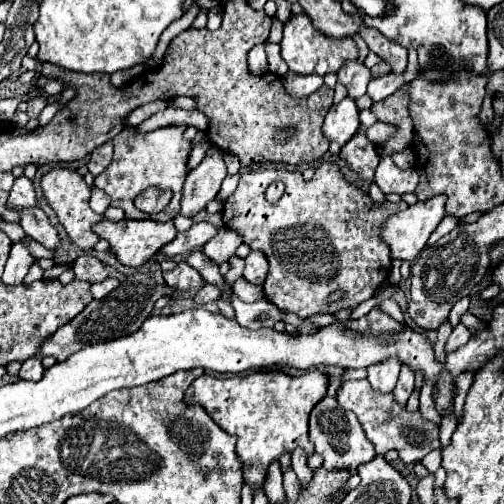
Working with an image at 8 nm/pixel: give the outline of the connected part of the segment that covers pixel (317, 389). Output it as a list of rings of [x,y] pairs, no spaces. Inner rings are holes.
[[[266,371],[230,379],[204,373],[188,387],[184,397],[186,403],[202,403],[226,433],[238,437],[236,453],[244,463],[244,481],[252,487],[262,487],[270,461],[286,451],[294,451],[294,447],[304,447],[308,455],[314,451],[314,445],[308,439],[308,417],[314,405],[326,397],[326,389],[328,375],[320,371],[308,371],[298,377]]]

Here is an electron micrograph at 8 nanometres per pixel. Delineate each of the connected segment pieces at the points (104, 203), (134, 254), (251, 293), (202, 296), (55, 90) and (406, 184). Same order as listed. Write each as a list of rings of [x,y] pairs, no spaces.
[[[92,189],[92,199],[90,199],[90,207],[96,211],[96,213],[100,213],[100,215],[104,215],[104,211],[110,207],[110,197],[106,195],[106,193],[102,193],[100,189]]]
[[[102,219],[92,229],[100,239],[106,239],[110,243],[110,251],[126,267],[144,265],[156,251],[170,243],[174,235],[178,235],[172,221],[158,223],[122,219],[114,223]]]
[[[242,277],[232,285],[232,289],[234,289],[234,293],[236,293],[242,301],[246,301],[246,303],[262,301],[262,299],[264,299],[262,289],[260,289],[260,287],[250,287],[250,285],[246,283],[246,279],[242,279]]]
[[[206,283],[206,285],[204,285],[204,287],[194,295],[194,301],[196,301],[196,303],[208,303],[208,301],[216,301],[218,297],[220,297],[218,287]]]
[[[42,75],[36,79],[36,83],[38,83],[40,89],[46,91],[48,95],[58,95],[58,93],[62,93],[62,91],[66,89],[62,81],[58,81],[58,79],[48,79],[48,77],[42,77]]]
[[[382,157],[378,167],[376,167],[376,175],[374,181],[378,183],[378,187],[384,193],[412,193],[418,185],[418,173],[414,169],[398,169],[392,161],[392,157]]]

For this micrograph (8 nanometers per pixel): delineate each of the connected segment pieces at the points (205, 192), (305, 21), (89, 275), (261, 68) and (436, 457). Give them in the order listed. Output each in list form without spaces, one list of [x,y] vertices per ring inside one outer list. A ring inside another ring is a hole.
[[[212,147],[204,161],[190,171],[186,185],[184,185],[184,195],[182,195],[182,215],[192,217],[194,213],[202,211],[210,199],[216,197],[220,191],[220,185],[226,177],[226,163],[222,159],[222,151],[218,147]]]
[[[292,15],[286,25],[284,25],[284,37],[280,43],[280,53],[282,59],[288,63],[290,71],[298,73],[298,75],[310,75],[310,73],[318,73],[318,75],[326,75],[326,73],[336,73],[338,67],[342,67],[344,61],[348,59],[358,59],[358,47],[352,39],[334,39],[328,37],[320,31],[316,31],[316,27],[310,23],[308,15]]]
[[[82,255],[74,261],[72,265],[74,273],[76,273],[76,279],[82,279],[82,281],[88,281],[88,283],[98,283],[98,281],[104,281],[108,277],[108,271],[106,267],[92,255]]]
[[[263,44],[254,46],[248,53],[248,69],[253,75],[268,71],[268,60]]]
[[[430,451],[430,453],[422,459],[422,465],[428,469],[428,473],[436,473],[436,471],[440,469],[440,463],[442,463],[440,451]]]

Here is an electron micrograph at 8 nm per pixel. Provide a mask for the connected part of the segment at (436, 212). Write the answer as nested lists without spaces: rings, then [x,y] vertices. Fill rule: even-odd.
[[[440,195],[426,203],[410,205],[406,211],[390,215],[380,227],[380,239],[390,247],[390,257],[412,263],[424,249],[430,233],[444,217],[444,203]]]

